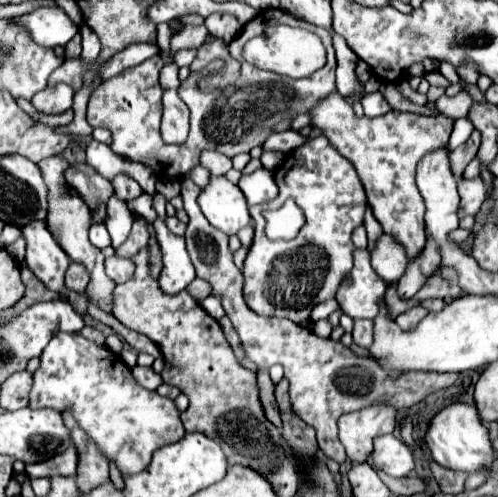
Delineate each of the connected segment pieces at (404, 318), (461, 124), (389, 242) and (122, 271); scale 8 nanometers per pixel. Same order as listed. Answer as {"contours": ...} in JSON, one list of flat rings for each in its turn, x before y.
{"contours":[[[417,304,417,306,409,308,407,312,403,312,401,316,397,316,395,322,397,322,403,330,413,330,413,328,419,324,419,320,425,318,425,316,427,316,427,308,423,308,421,304]],[[459,118,455,120,455,126,453,126,453,134,449,138,449,148,457,148,459,144,463,144,473,132,473,122,469,118]],[[383,232,371,250,373,270,389,286,399,282,399,278,405,274,407,264,409,264,409,258,405,258,405,248,401,248,401,244,393,240,393,236]],[[111,256,111,258,105,260,105,268,107,268,109,278,115,280,117,284,121,284,121,282,133,278,133,262,131,262,131,260]]]}

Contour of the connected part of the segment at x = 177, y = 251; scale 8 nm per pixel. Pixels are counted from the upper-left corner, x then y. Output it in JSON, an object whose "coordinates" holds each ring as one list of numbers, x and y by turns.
{"coordinates":[[155,192,153,206,157,210,157,220,153,222,153,228,163,254,163,270,157,280,159,280,159,288,165,294,177,294,193,282,195,268,187,254,185,238,169,232,169,228,165,226,165,204,167,204,165,196]]}

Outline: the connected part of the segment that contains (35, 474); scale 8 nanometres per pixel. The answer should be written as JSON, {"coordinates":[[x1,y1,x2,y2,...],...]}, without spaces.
{"coordinates":[[69,446,61,456,53,456,53,460,47,462,37,462,37,464,27,464,27,474,31,478,41,478,41,476,75,476,77,468,77,450,75,446]]}

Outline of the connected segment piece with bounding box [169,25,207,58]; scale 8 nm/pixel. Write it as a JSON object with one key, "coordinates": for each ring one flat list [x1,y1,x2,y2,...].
{"coordinates":[[185,25,183,31,173,35,171,42,171,58,183,50,183,48,199,48,203,44,207,36,207,28,205,26,191,26]]}

